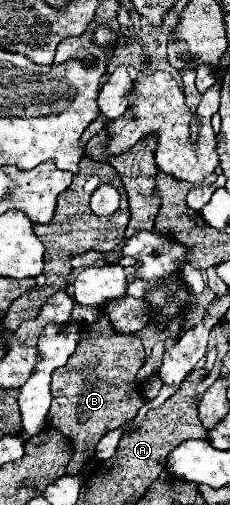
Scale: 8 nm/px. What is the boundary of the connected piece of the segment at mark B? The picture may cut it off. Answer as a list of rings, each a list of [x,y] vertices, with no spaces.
[[[100,309],[100,321],[92,327],[82,327],[78,349],[68,363],[52,373],[52,405],[48,423],[68,439],[72,449],[66,475],[78,475],[94,457],[98,441],[126,421],[132,421],[144,405],[136,385],[136,373],[144,365],[142,341],[132,335],[120,335],[112,329],[108,315]]]

